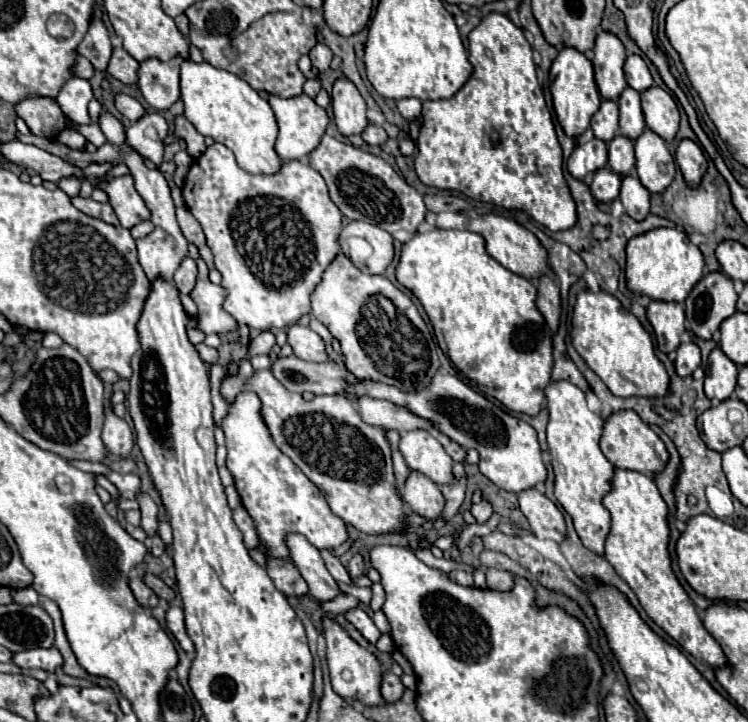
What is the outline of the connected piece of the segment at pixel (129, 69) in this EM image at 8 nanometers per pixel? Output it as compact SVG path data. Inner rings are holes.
M114 48L112 58L108 62L108 74L124 84L136 84L138 82L138 62L124 50Z

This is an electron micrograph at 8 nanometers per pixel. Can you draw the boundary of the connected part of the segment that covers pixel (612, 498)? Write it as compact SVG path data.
M616 468L612 490L604 496L602 504L612 516L612 528L606 538L606 560L614 566L618 576L624 578L634 590L648 618L652 618L674 642L678 642L696 660L706 662L710 668L728 666L728 658L722 646L706 632L694 602L690 600L672 570L672 558L668 552L668 506L660 496L654 478L640 472Z

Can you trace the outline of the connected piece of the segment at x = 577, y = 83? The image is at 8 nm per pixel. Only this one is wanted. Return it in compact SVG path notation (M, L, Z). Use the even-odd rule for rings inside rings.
M564 46L550 68L550 92L556 116L568 136L580 136L588 126L592 114L598 110L600 96L598 86L594 84L594 66L580 50L572 46Z

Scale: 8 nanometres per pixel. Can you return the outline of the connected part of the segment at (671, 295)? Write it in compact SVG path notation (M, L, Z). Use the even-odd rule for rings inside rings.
M654 228L640 236L634 236L628 242L626 254L628 288L654 300L684 302L684 298L690 294L690 288L704 276L704 256L700 248L688 240L686 232L676 228Z

